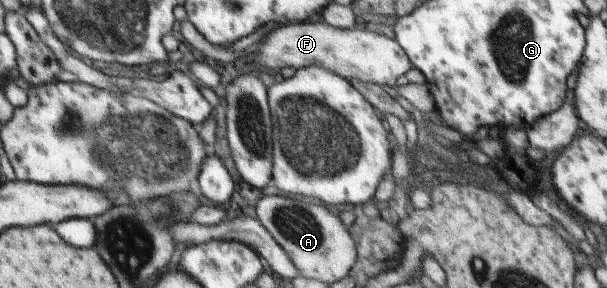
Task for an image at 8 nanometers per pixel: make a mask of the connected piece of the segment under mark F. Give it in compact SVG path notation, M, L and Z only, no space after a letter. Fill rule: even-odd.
M324 21L278 25L258 47L256 53L258 57L254 63L265 67L265 71L280 72L284 67L297 70L317 65L347 80L358 79L364 83L393 87L396 86L396 79L414 66L395 37L378 35L364 29L340 29Z

